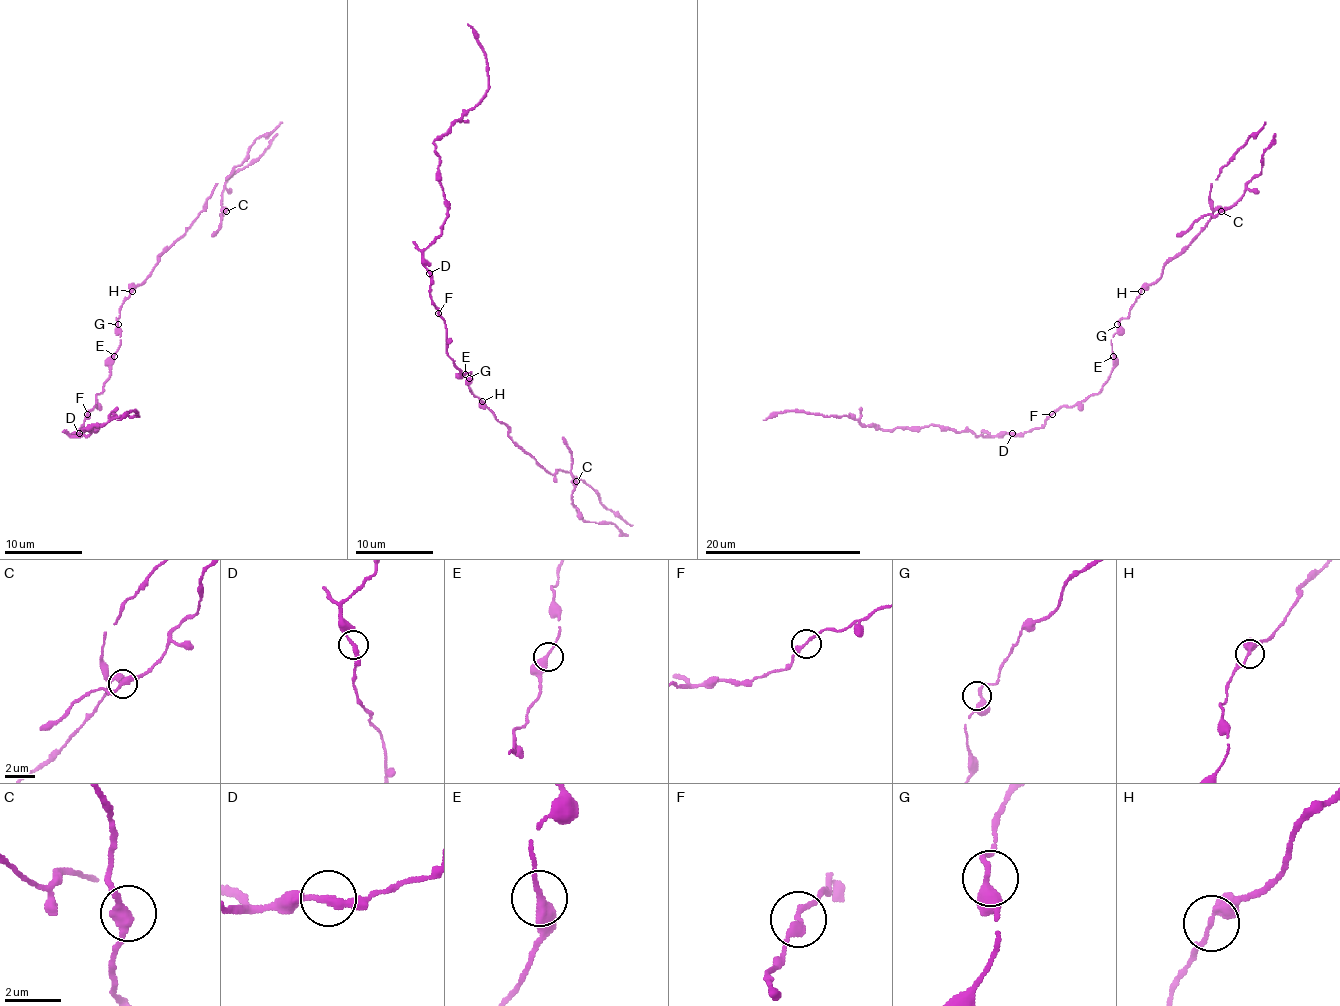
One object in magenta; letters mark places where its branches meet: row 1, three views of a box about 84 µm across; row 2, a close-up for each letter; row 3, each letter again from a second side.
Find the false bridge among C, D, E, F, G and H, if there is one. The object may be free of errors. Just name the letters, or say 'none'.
none

